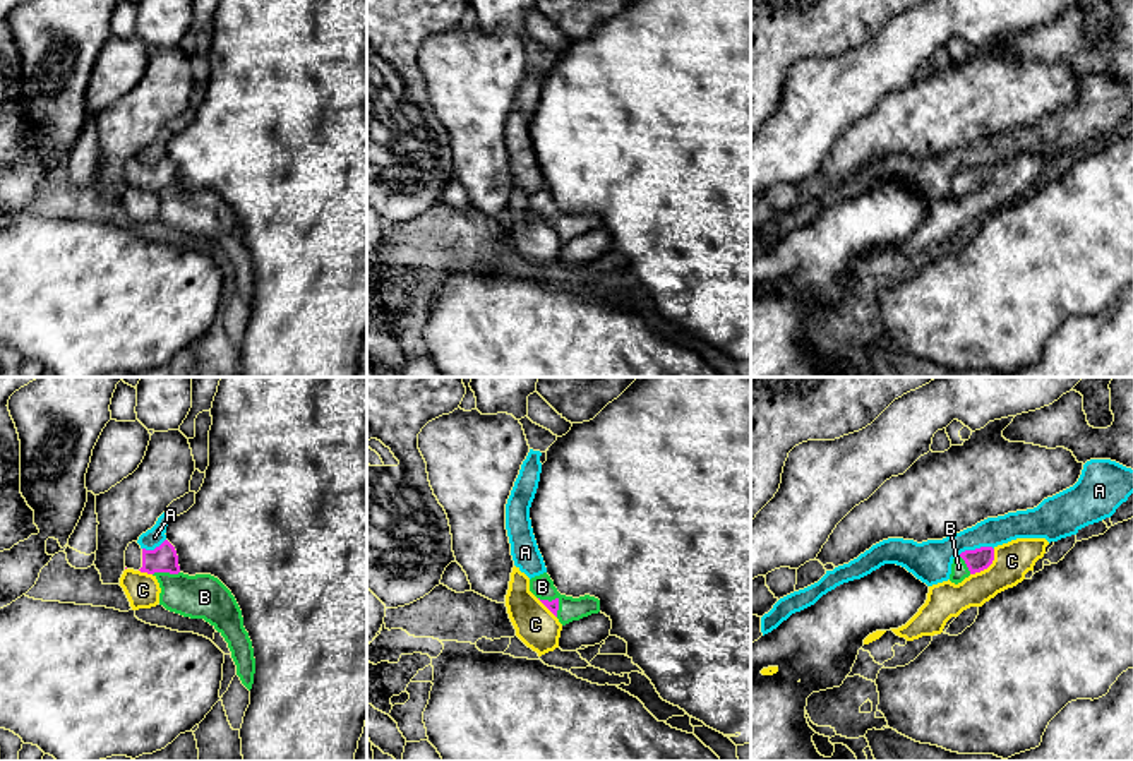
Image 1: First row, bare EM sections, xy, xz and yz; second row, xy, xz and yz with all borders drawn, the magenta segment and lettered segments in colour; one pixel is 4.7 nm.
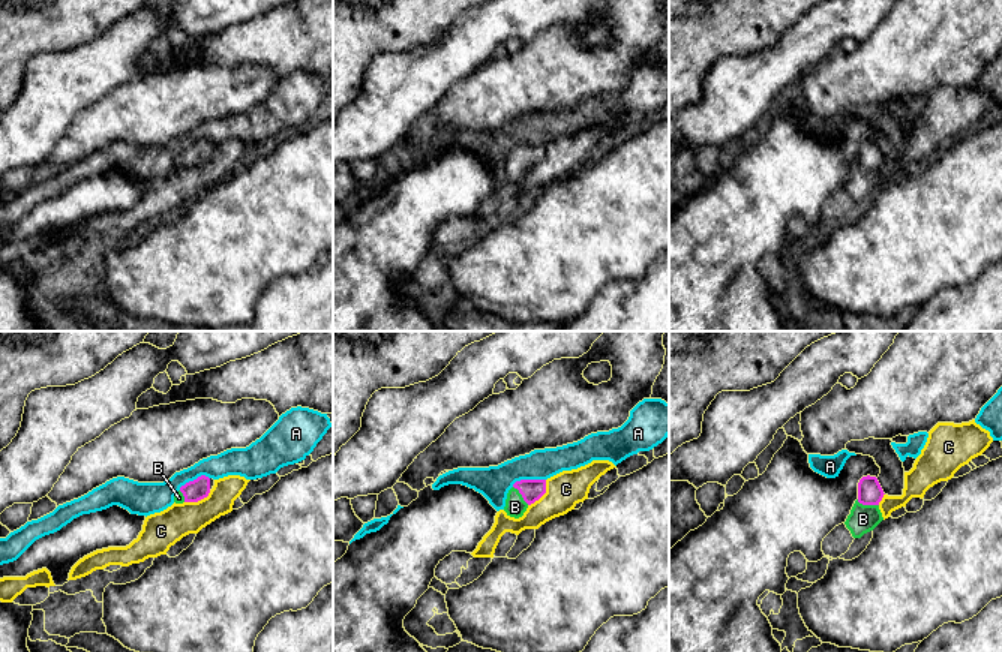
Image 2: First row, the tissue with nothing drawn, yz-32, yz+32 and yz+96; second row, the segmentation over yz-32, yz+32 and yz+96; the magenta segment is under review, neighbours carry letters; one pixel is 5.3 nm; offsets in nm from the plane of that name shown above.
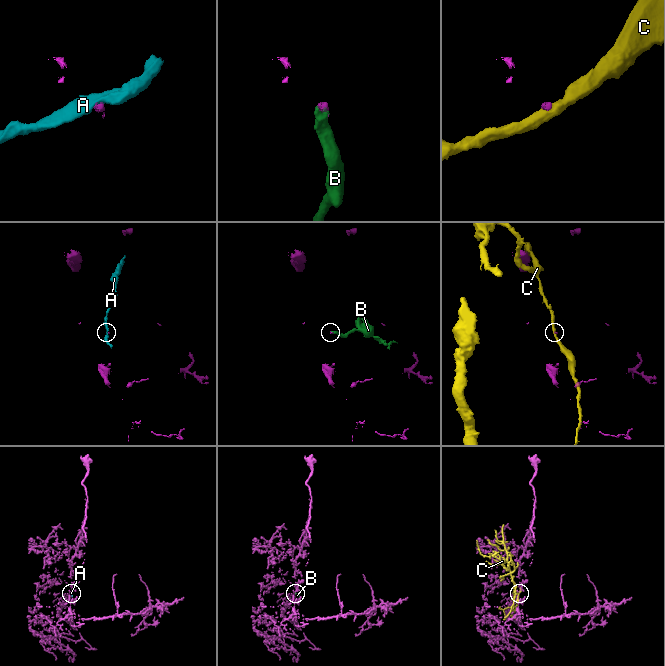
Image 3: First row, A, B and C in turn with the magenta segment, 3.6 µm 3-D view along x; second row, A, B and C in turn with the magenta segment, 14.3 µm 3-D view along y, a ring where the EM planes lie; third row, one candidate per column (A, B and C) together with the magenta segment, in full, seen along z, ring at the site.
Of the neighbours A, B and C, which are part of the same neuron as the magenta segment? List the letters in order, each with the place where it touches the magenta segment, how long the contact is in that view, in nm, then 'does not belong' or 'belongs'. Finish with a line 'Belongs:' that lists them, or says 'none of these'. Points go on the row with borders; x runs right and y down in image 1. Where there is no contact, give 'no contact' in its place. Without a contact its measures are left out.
A: yz (976, 549) | 170 nm | does not belong
B: xz (556, 599) | 130 nm | belongs
C: yz (988, 566) | 170 nm | does not belong
Belongs: B

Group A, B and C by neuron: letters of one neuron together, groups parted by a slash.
A / B / C

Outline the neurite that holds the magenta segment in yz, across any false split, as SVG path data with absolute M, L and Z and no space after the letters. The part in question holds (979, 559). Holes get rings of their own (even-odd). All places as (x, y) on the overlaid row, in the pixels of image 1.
M980 547L975 550L965 550L953 559L950 581L958 584L970 574L987 569L994 560L992 547Z

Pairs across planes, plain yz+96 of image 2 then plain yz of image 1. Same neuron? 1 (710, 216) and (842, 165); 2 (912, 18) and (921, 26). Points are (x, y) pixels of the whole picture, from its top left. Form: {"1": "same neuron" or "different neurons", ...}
{"1": "different neurons", "2": "different neurons"}

